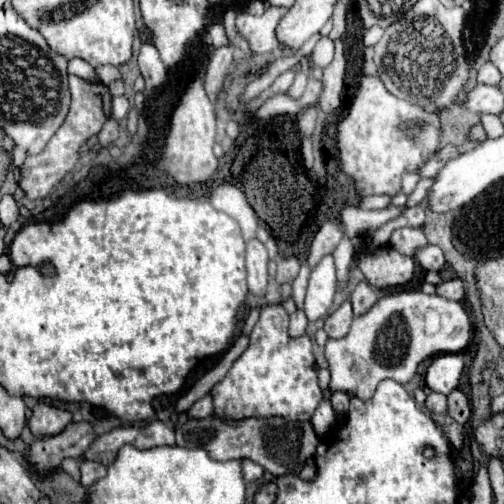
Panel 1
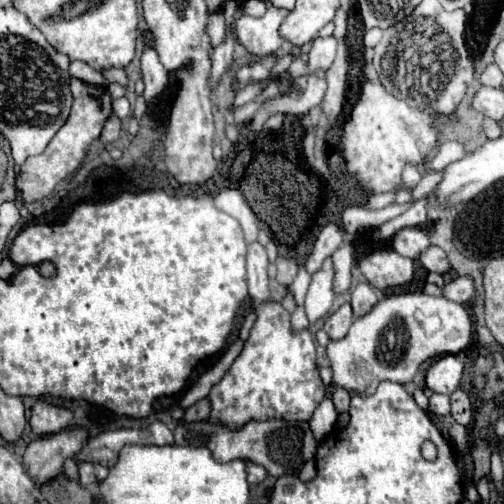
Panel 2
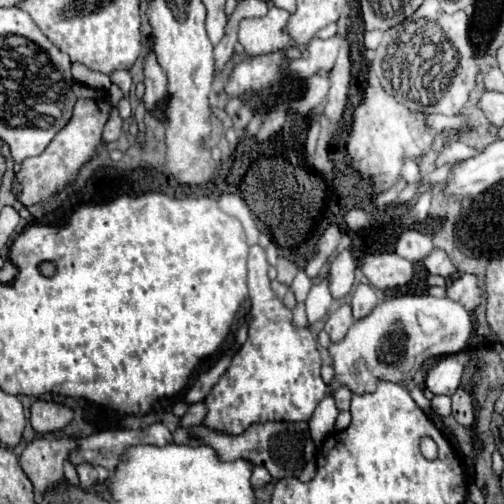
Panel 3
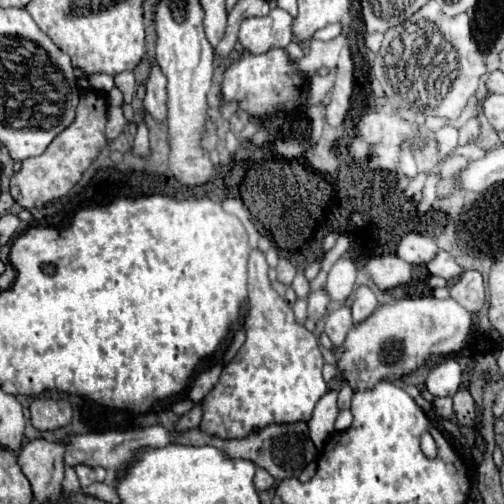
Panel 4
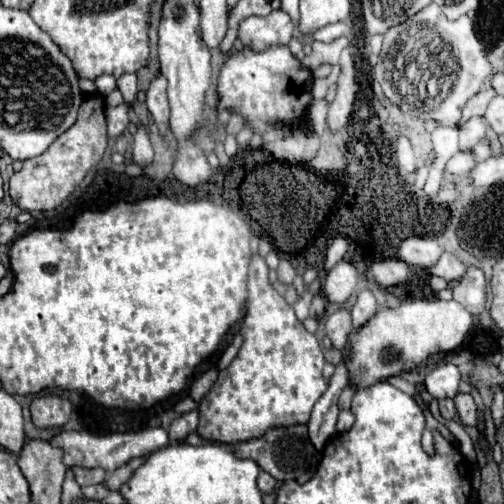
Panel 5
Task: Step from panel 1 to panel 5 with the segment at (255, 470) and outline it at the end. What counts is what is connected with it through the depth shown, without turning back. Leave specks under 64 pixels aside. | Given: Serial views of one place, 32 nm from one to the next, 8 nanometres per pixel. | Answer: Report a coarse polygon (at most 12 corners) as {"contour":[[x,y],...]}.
{"contour":[[264,470],[258,472],[260,492],[272,492],[276,480]]}

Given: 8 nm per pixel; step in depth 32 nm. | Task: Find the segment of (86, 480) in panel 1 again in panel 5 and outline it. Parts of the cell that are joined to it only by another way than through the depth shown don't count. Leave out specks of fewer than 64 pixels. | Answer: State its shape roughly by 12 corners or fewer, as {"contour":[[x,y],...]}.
{"contour":[[72,468],[80,486],[106,480],[102,468]]}

